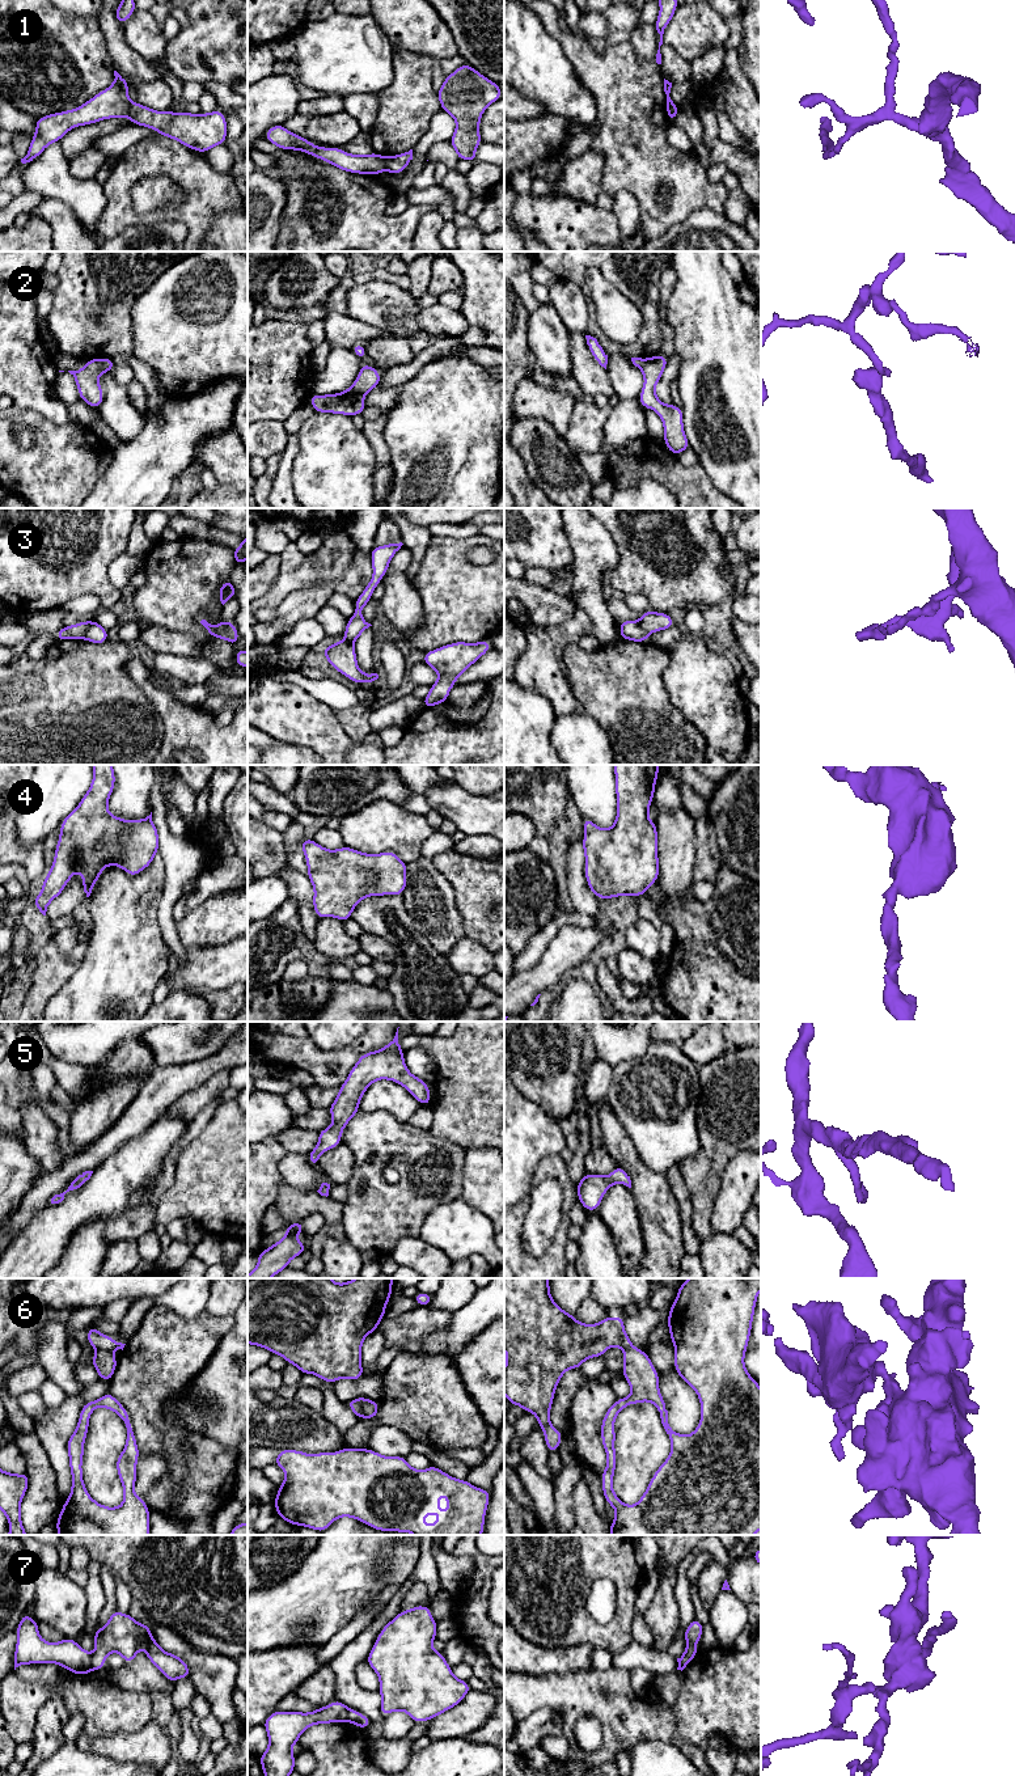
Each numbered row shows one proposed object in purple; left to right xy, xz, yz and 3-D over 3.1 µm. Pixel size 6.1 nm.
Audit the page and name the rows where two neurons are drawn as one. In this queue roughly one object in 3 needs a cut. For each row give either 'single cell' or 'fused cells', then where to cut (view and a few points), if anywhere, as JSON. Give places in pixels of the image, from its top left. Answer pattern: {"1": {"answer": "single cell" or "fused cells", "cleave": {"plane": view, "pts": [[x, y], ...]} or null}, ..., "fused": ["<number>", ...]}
{"1": {"answer": "fused cells", "cleave": {"plane": "xy", "pts": [[131, 104], [127, 115]]}}, "2": {"answer": "fused cells", "cleave": {"plane": "xy", "pts": [[97, 359], [106, 371]]}}, "3": {"answer": "fused cells", "cleave": {"plane": "xy", "pts": [[93, 621], [83, 638]]}}, "4": {"answer": "single cell", "cleave": null}, "5": {"answer": "single cell", "cleave": null}, "6": {"answer": "fused cells", "cleave": {"plane": "xz", "pts": [[360, 1396], [367, 1417]]}}, "7": {"answer": "fused cells", "cleave": {"plane": "xy", "pts": [[91, 1654], [93, 1669]]}}, "fused": ["1", "2", "3", "6", "7"]}

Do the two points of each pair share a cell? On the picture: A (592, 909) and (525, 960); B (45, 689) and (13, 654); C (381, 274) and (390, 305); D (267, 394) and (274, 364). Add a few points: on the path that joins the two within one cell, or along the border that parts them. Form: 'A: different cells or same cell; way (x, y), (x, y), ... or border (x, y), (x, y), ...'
A: different cells; border (575, 909), (588, 914), (596, 922)
B: different cells; border (22, 652), (13, 660)
C: different cells; border (356, 283), (387, 280), (409, 291)
D: same cell; way (274, 387), (274, 372)

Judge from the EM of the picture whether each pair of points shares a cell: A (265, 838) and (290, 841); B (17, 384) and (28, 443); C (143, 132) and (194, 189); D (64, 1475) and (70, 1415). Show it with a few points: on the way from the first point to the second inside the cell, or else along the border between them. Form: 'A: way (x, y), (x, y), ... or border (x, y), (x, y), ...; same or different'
A: border (282, 833), (287, 851); different
B: border (13, 405), (21, 409), (33, 409), (50, 421); different
C: border (157, 134), (143, 138), (121, 153); different
D: way (59, 1461), (59, 1429); same

